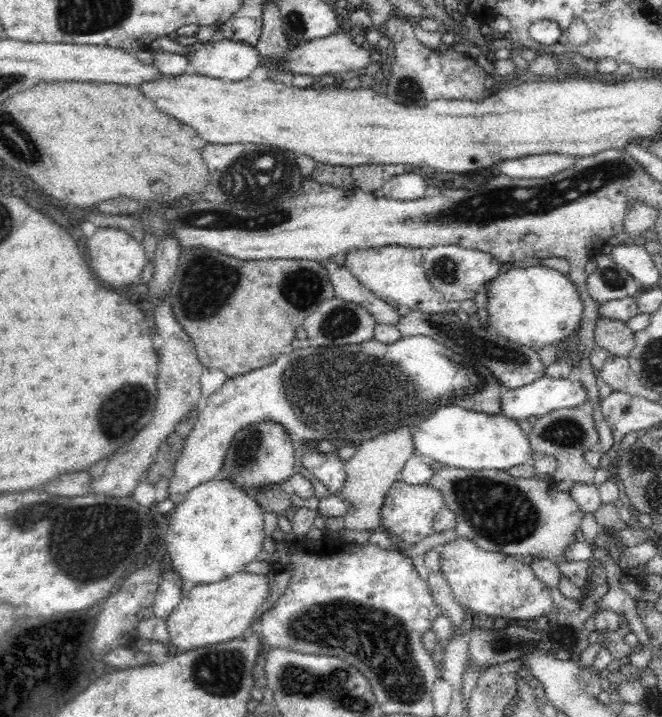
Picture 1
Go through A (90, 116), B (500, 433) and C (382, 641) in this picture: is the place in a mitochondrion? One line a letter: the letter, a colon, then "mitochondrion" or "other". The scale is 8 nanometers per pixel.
A: other
B: other
C: mitochondrion

